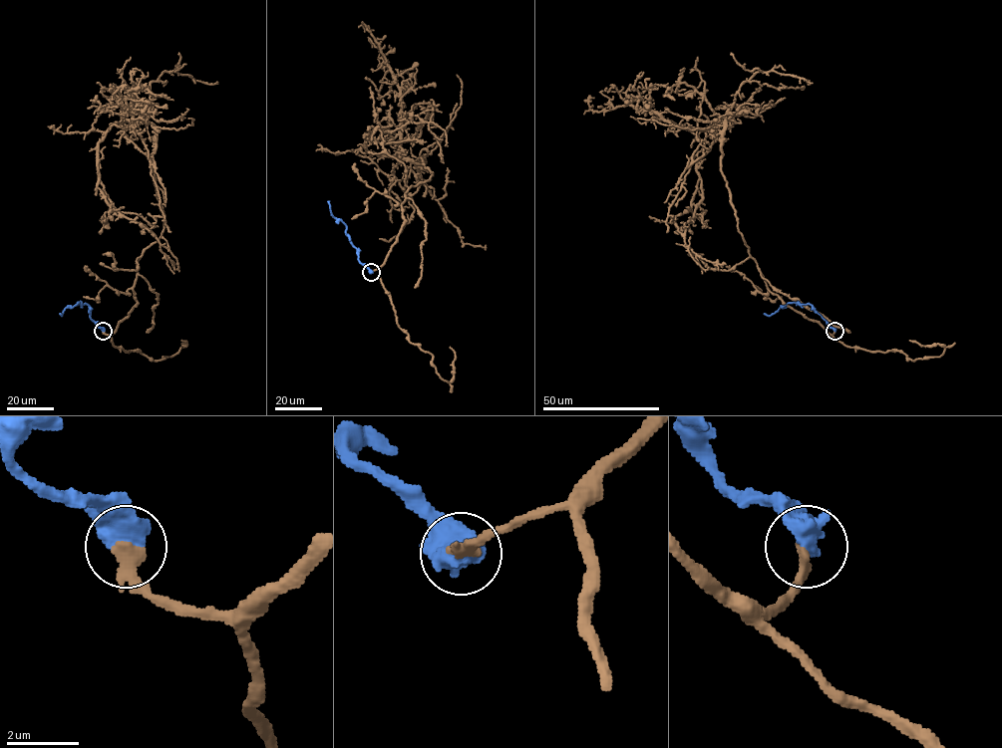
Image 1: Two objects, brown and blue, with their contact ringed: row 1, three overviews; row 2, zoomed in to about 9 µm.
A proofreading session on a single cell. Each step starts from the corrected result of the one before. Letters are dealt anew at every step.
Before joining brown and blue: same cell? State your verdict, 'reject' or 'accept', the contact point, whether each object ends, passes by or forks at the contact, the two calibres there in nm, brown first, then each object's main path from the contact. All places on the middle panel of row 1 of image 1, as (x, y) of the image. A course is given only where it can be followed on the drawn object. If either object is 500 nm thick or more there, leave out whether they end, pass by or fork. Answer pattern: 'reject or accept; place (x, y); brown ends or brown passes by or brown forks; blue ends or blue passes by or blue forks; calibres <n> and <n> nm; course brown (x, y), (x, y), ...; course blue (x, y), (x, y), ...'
accept; place (371, 272); calibres 400 and 800 nm; course brown (371, 271), (405, 223), (405, 192), (432, 172), (424, 159), (370, 153), (366, 133), (427, 123), (444, 162); course blue (371, 272), (359, 260), (358, 250), (346, 232), (346, 225), (331, 214), (329, 201)

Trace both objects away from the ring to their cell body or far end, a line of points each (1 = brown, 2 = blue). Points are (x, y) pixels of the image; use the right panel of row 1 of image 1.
1: (834, 331), (768, 289), (738, 230), (719, 120), (698, 161), (702, 198), (685, 243), (725, 264)
2: (834, 331), (810, 304), (788, 302), (769, 316), (764, 313)

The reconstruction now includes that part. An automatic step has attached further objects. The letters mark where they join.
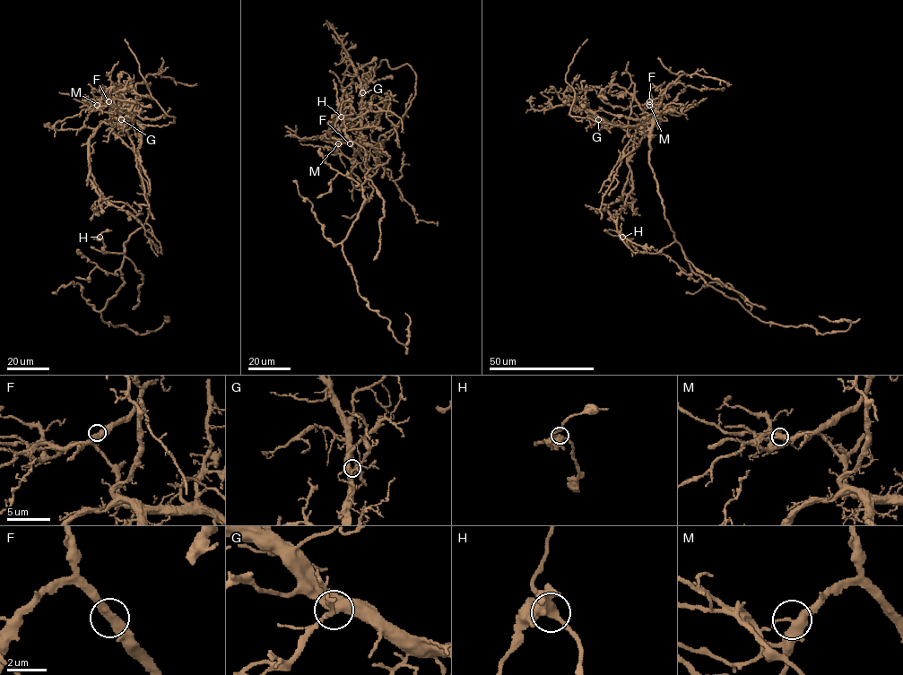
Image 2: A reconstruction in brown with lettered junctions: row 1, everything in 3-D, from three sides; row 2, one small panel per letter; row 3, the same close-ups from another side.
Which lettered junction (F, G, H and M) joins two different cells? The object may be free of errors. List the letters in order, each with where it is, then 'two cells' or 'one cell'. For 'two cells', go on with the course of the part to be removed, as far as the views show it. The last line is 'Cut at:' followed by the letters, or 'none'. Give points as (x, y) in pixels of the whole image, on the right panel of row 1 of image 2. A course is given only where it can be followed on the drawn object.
F: place (649, 101); one cell
G: place (598, 119); one cell
H: place (622, 237); one cell
M: place (649, 105); two cells; course (649, 105), (623, 108), (612, 107), (600, 99), (592, 86)
Cut at: M

